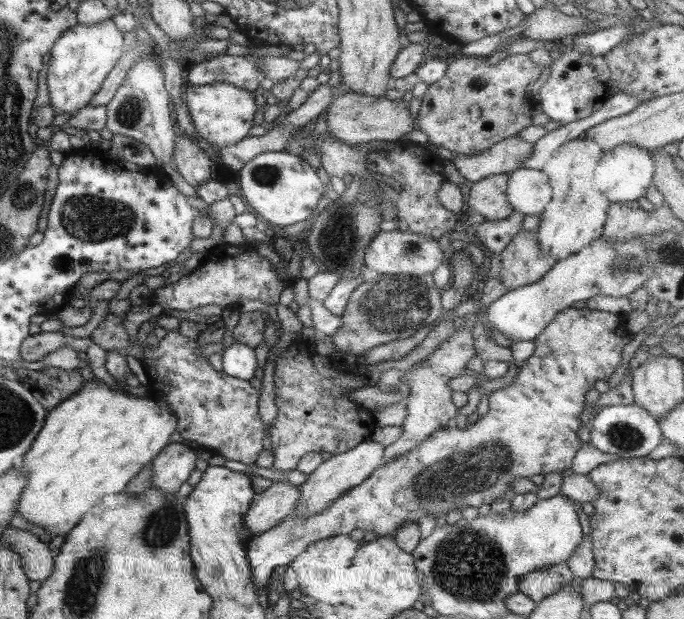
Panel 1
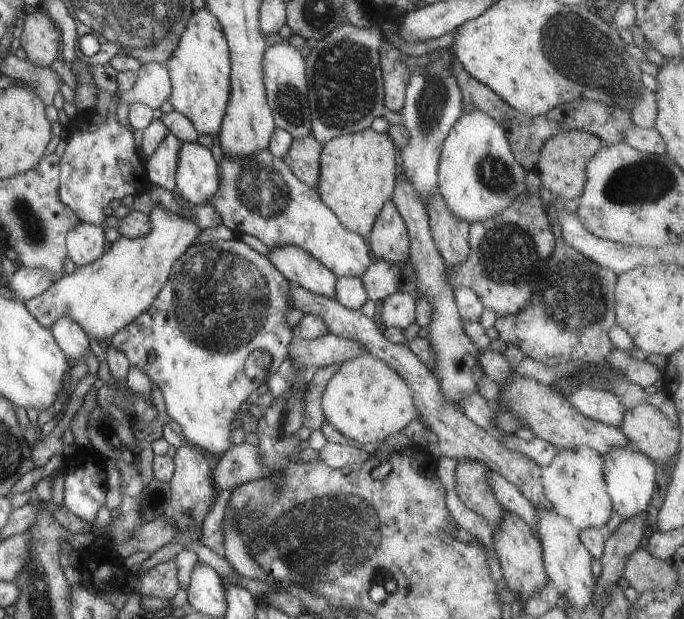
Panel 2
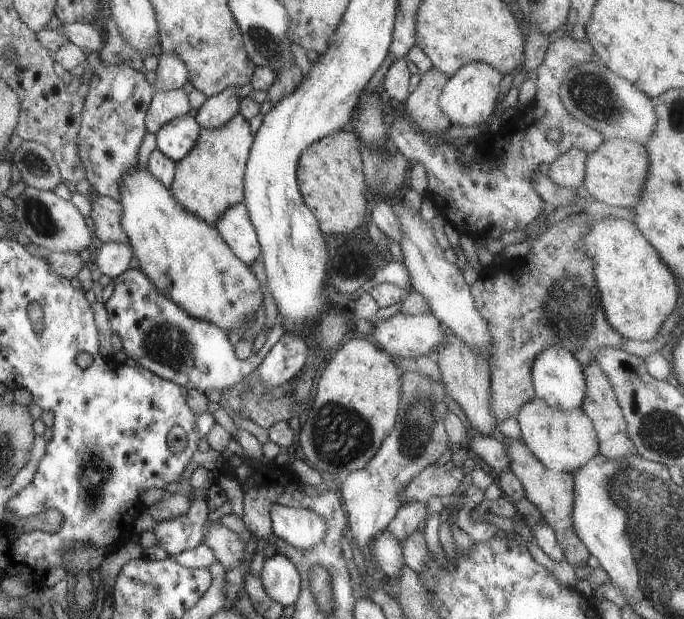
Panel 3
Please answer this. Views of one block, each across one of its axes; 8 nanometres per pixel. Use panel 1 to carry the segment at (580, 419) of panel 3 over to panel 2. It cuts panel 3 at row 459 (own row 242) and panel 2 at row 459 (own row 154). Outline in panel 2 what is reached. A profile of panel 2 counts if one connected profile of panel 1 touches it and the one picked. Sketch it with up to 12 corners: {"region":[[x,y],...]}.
{"region":[[587,446],[540,468],[547,501],[577,530],[603,530],[612,504]]}

